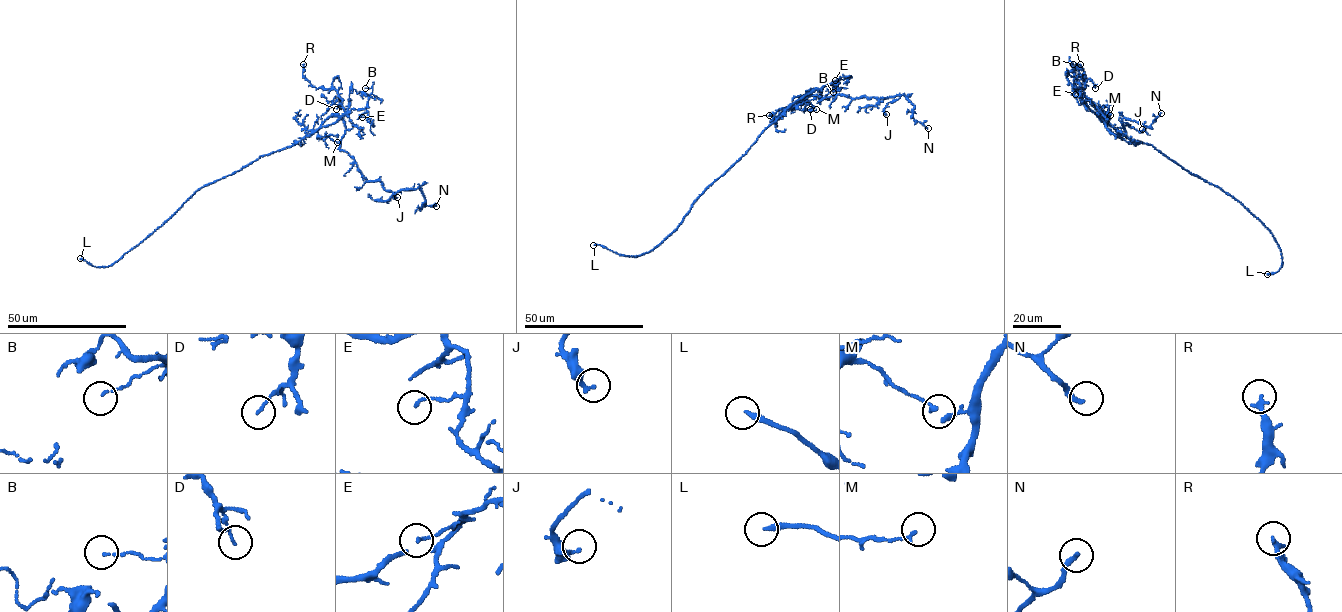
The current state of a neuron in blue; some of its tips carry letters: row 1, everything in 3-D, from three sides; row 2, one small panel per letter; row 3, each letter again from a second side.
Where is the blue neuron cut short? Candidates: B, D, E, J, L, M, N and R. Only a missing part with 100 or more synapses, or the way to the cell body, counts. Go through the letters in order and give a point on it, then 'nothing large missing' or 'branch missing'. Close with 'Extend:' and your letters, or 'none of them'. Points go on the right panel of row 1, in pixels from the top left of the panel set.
B: at (1073, 64); nothing large missing
D: at (1095, 88); nothing large missing
E: at (1075, 94); nothing large missing
J: at (1142, 129); nothing large missing
L: at (1267, 274); branch missing
M: at (1110, 115); nothing large missing
N: at (1161, 113); nothing large missing
R: at (1080, 64); nothing large missing
Extend: L

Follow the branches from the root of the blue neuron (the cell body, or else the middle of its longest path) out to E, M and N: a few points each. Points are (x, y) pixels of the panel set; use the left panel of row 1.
E: (276, 151), (334, 124), (352, 109), (364, 109), (368, 115), (362, 117)
M: (276, 151), (294, 145), (316, 131), (319, 139), (330, 137), (337, 142)
N: (276, 151), (338, 114), (346, 128), (340, 149), (364, 177), (392, 192), (420, 187), (421, 207), (436, 206)

